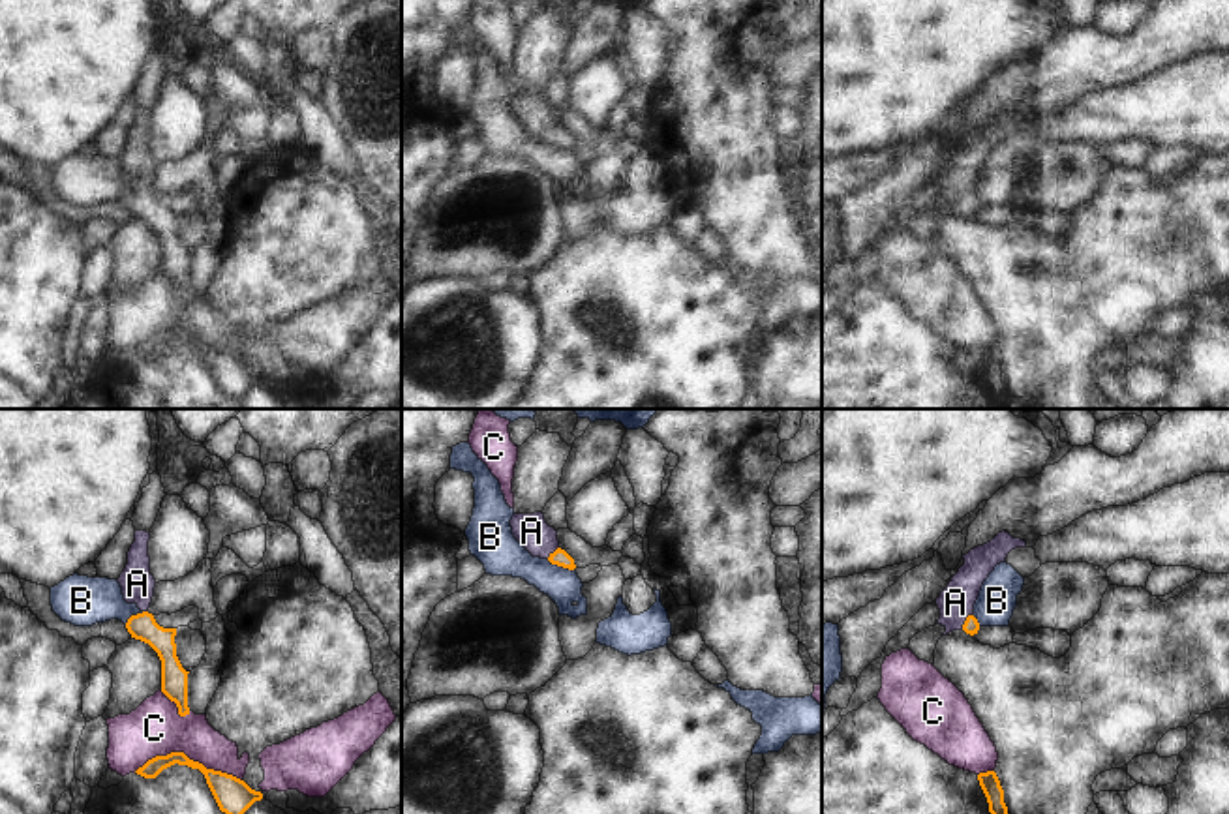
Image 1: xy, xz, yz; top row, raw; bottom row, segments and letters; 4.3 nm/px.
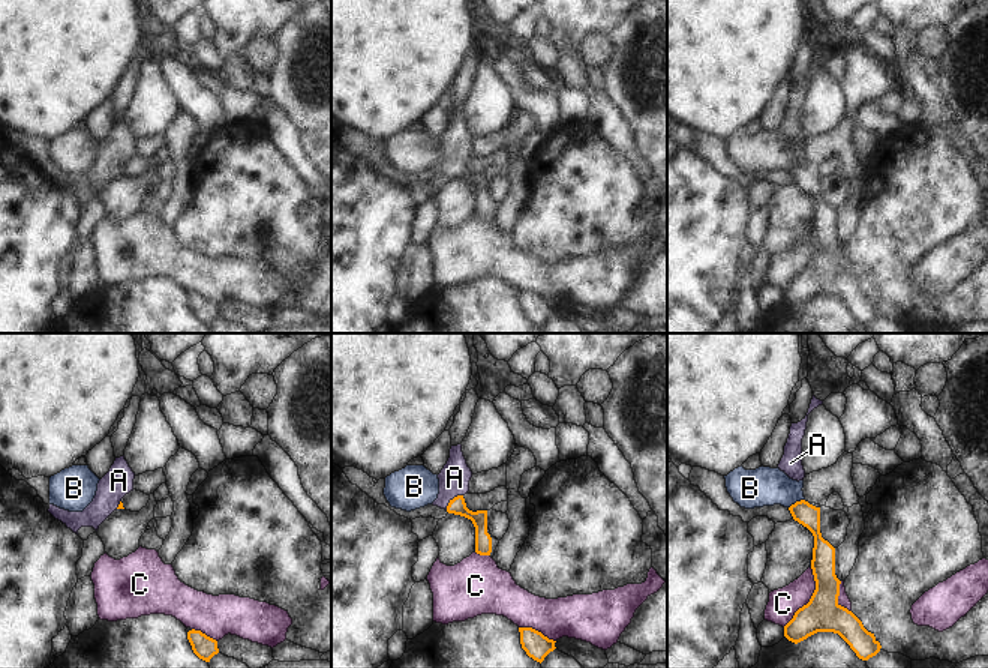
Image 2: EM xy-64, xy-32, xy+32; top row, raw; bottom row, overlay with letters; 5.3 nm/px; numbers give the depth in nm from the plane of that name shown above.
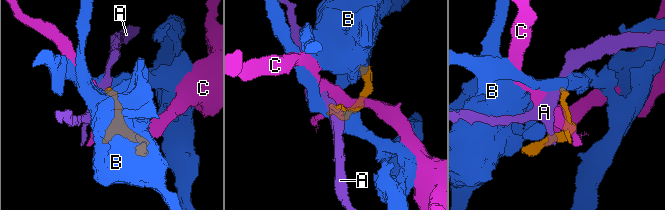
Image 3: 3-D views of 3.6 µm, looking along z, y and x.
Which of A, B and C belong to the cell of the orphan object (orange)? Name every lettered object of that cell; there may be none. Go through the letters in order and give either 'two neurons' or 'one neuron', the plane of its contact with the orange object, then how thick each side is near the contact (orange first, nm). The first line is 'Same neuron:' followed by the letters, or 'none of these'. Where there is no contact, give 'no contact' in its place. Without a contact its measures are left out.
Same neuron: A
A: one neuron | yz | 70/160 nm
B: two neurons | xz | 70/180 nm
C: two neurons | xy | 150/240 nm

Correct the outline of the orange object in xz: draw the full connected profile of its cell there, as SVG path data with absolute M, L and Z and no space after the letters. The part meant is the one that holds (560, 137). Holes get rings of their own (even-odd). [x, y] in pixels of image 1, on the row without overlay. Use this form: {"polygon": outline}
{"polygon": "M542 92L514 94L510 99L514 118L533 135L552 144L574 150L574 139L559 128L557 111L550 107Z"}

